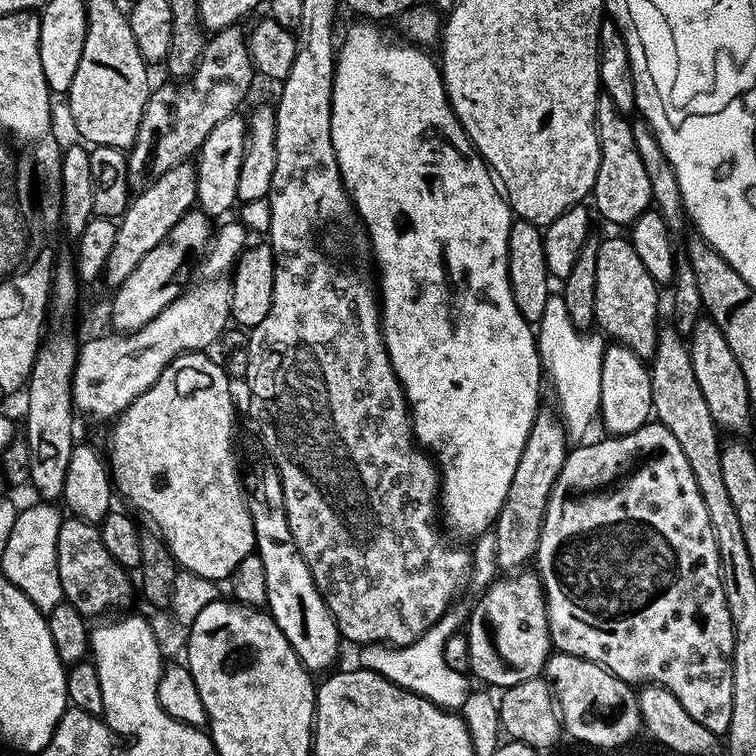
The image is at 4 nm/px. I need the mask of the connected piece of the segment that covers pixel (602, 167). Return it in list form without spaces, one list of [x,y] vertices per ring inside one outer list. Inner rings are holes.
[[[601,95],[599,102],[597,102],[596,104],[596,133],[598,134],[598,142],[600,143],[600,161],[598,162],[598,178],[596,179],[596,181],[594,182],[594,186],[592,187],[592,191],[590,193],[590,200],[593,200],[593,202],[596,203],[597,209],[595,208],[595,211],[598,213],[598,216],[598,211],[600,211],[600,216],[602,219],[609,220],[609,222],[612,224],[624,224],[624,226],[631,226],[631,224],[634,223],[637,218],[639,218],[644,212],[649,211],[649,209],[653,207],[652,195],[650,194],[650,177],[646,175],[646,166],[642,166],[642,157],[640,157],[638,154],[638,146],[634,146],[634,130],[632,129],[632,120],[629,119],[629,117],[625,115],[625,113],[620,112],[618,110],[618,106],[614,106],[614,102],[610,102],[610,98],[605,95]]]

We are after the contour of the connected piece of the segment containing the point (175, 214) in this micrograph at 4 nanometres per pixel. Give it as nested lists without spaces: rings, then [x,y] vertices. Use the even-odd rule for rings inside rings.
[[[185,162],[166,170],[162,178],[154,181],[143,192],[135,193],[129,199],[128,208],[119,221],[114,238],[114,250],[110,250],[110,258],[104,267],[103,283],[118,286],[130,273],[134,266],[158,246],[170,234],[170,230],[196,204],[196,170],[191,163]]]

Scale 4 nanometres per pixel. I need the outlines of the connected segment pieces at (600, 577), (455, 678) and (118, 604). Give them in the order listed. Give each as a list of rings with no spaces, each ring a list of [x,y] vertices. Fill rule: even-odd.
[[[659,422],[646,423],[625,436],[609,435],[604,439],[608,440],[600,440],[597,444],[584,442],[569,451],[562,466],[562,474],[558,474],[558,482],[554,482],[554,490],[546,506],[542,534],[534,557],[534,568],[544,586],[544,601],[548,603],[548,625],[552,635],[552,647],[556,652],[593,660],[627,684],[633,686],[658,684],[670,690],[670,694],[674,694],[674,698],[682,702],[686,714],[690,714],[694,722],[702,722],[702,726],[706,726],[706,730],[711,732],[727,733],[732,701],[734,630],[730,622],[730,610],[726,606],[726,594],[722,590],[720,581],[718,546],[714,542],[710,514],[706,514],[706,502],[702,502],[702,494],[698,494],[698,482],[694,482],[694,470],[690,470],[690,462],[686,462],[686,454],[682,454],[674,434],[670,434],[670,430],[666,430],[666,426],[662,426]]]
[[[459,604],[453,605],[430,630],[424,631],[415,642],[399,648],[382,644],[363,645],[357,651],[359,652],[357,665],[382,674],[387,680],[418,693],[440,708],[459,711],[472,691],[471,679],[465,673],[453,670],[446,665],[445,646],[451,634],[463,629],[467,623],[467,613],[466,608],[463,609]]]
[[[69,515],[61,519],[58,530],[58,578],[62,578],[62,590],[67,603],[82,613],[85,618],[92,616],[104,616],[115,608],[128,610],[132,604],[132,592],[134,596],[134,580],[132,580],[126,569],[110,556],[108,550],[103,546],[102,534],[99,527],[91,520],[82,520],[78,516]]]

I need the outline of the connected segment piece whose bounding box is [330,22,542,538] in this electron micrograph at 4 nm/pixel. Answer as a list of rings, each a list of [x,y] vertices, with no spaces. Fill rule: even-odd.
[[[356,23],[360,24],[350,25],[348,33],[344,36],[344,41],[342,39],[339,41],[338,51],[336,53],[336,73],[332,79],[332,117],[330,118],[330,134],[332,135],[332,141],[334,142],[334,154],[338,158],[340,177],[343,178],[344,186],[348,189],[352,197],[354,211],[356,215],[359,216],[360,223],[364,225],[365,231],[368,232],[368,243],[372,246],[374,264],[378,269],[380,329],[384,331],[384,345],[388,351],[390,362],[394,366],[394,374],[398,378],[400,385],[404,388],[404,396],[408,399],[408,411],[412,414],[412,434],[416,438],[416,443],[430,453],[432,459],[436,461],[440,469],[442,495],[439,497],[438,504],[442,509],[443,527],[447,529],[453,537],[470,536],[470,538],[477,538],[484,532],[489,531],[489,529],[495,525],[496,515],[502,510],[502,502],[506,498],[506,490],[510,490],[510,482],[514,478],[514,470],[518,470],[518,458],[522,458],[522,450],[526,446],[526,438],[530,434],[530,426],[534,422],[537,411],[542,404],[542,401],[540,401],[540,376],[542,380],[542,365],[540,363],[538,336],[534,331],[533,325],[528,324],[526,318],[522,318],[518,306],[514,306],[514,294],[510,290],[510,282],[508,281],[508,239],[510,238],[514,213],[512,209],[508,207],[508,201],[502,195],[501,189],[498,187],[493,173],[490,171],[488,165],[484,163],[484,159],[478,154],[476,147],[470,142],[470,138],[466,134],[464,127],[458,122],[458,118],[454,114],[452,104],[448,100],[448,95],[444,89],[444,78],[440,75],[439,63],[437,63],[433,57],[431,60],[431,58],[424,53],[427,51],[425,51],[423,47],[417,46],[411,42],[405,42],[403,39],[400,39],[401,41],[395,40],[394,37],[387,36],[387,34],[380,29],[383,27],[377,26],[375,23]]]

